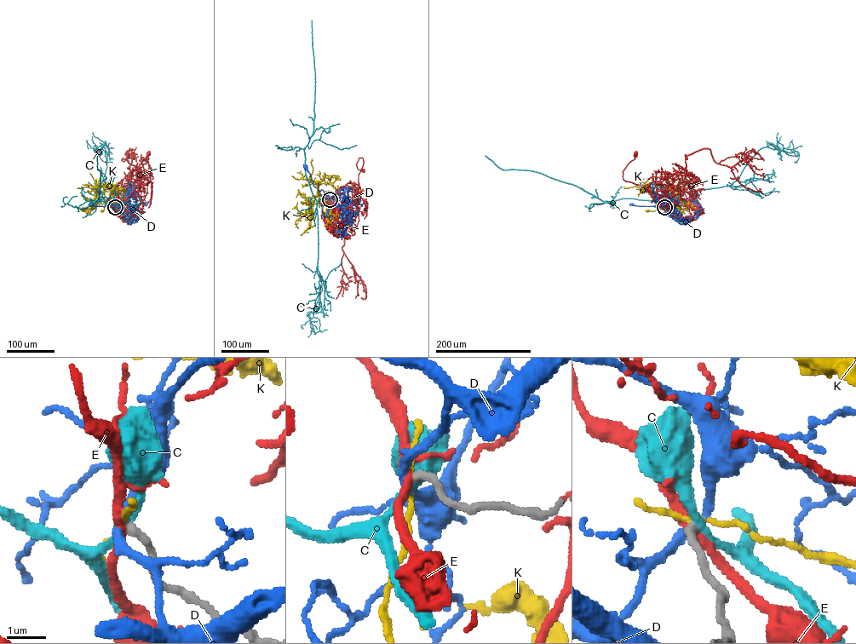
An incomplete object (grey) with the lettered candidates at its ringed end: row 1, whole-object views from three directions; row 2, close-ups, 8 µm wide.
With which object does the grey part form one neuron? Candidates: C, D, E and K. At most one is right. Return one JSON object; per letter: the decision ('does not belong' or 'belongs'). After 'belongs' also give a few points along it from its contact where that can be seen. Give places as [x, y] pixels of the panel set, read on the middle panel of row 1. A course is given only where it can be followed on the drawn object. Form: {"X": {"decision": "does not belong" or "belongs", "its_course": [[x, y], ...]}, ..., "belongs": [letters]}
{"C": {"decision": "does not belong"}, "D": {"decision": "does not belong"}, "E": {"decision": "does not belong"}, "K": {"decision": "does not belong"}, "belongs": []}

